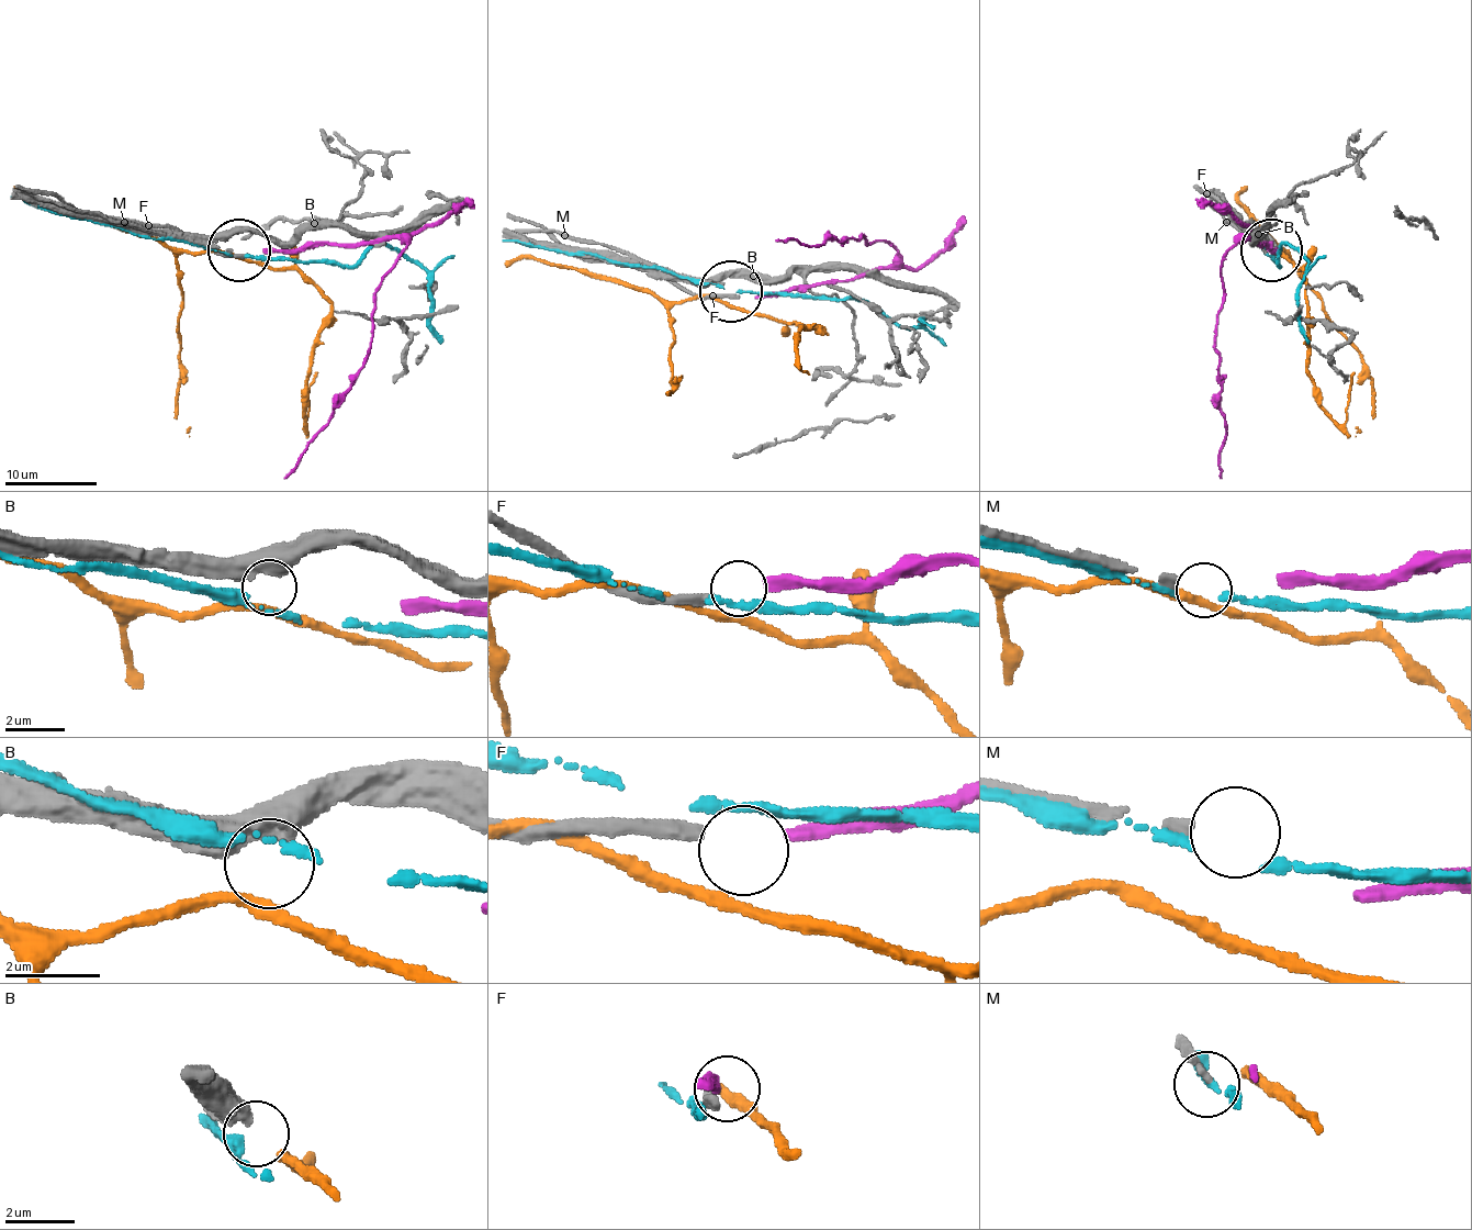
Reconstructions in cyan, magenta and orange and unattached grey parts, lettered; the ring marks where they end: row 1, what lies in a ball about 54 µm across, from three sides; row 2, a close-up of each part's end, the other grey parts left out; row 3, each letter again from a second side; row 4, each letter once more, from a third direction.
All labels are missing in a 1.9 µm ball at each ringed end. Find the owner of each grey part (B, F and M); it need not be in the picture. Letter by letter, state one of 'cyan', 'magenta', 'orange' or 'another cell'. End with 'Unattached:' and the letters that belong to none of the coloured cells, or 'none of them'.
B: another cell
F: magenta
M: another cell
Unattached: B, M

